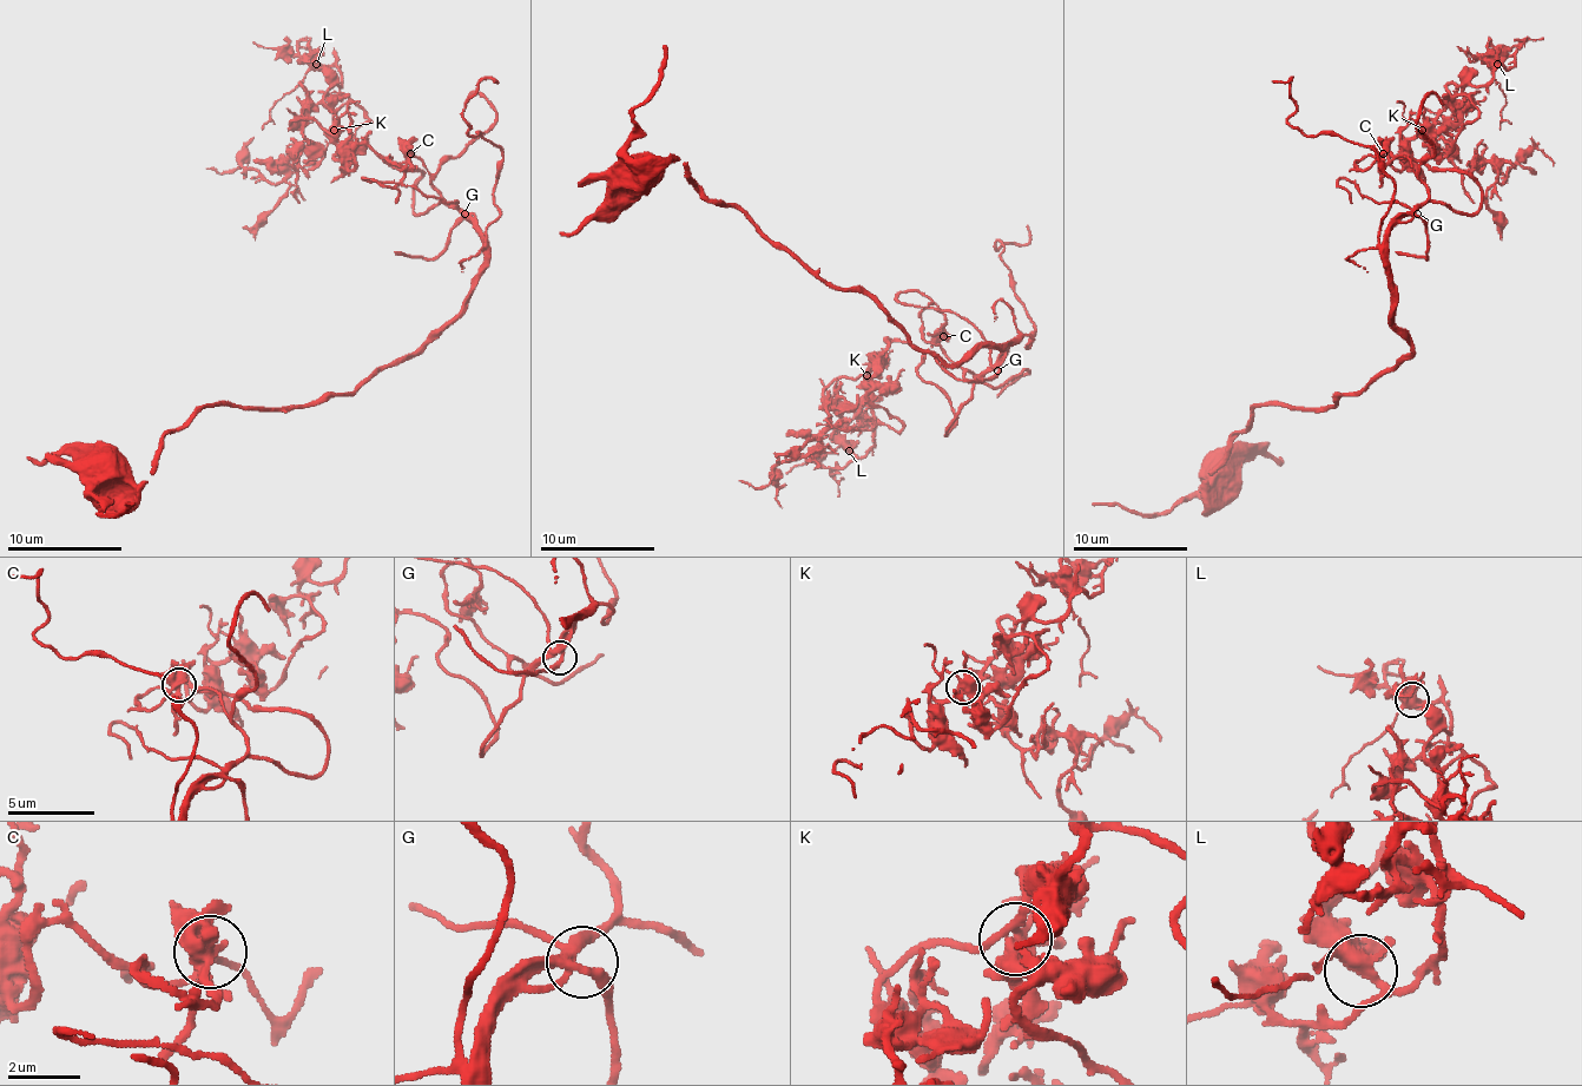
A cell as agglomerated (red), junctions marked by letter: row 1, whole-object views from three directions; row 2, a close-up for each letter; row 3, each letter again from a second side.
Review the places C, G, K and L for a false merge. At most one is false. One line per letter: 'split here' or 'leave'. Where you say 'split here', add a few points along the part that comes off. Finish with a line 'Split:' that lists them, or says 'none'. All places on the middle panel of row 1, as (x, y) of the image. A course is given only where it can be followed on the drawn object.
C: leave
G: leave
K: leave
L: leave
Split: none

